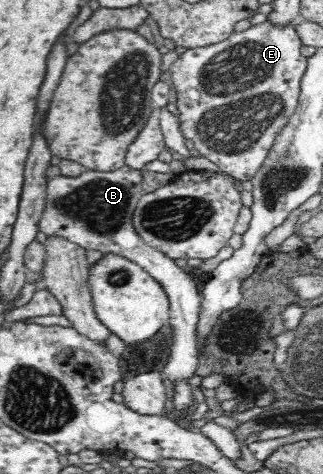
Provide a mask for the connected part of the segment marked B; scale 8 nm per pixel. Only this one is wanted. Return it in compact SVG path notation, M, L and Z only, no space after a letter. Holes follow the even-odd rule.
M125 164L113 172L89 170L81 172L75 178L55 176L47 180L45 208L41 212L39 231L47 236L59 235L83 248L100 250L102 253L113 253L123 256L144 268L167 293L170 310L171 344L167 354L167 364L162 371L174 384L173 404L175 414L183 417L177 423L192 426L191 415L186 410L193 404L193 387L187 382L196 372L198 365L198 340L196 335L199 322L199 308L202 295L199 294L193 276L183 272L178 264L164 252L149 246L134 229L132 216L141 194L141 172ZM188 422L188 424L186 424Z

